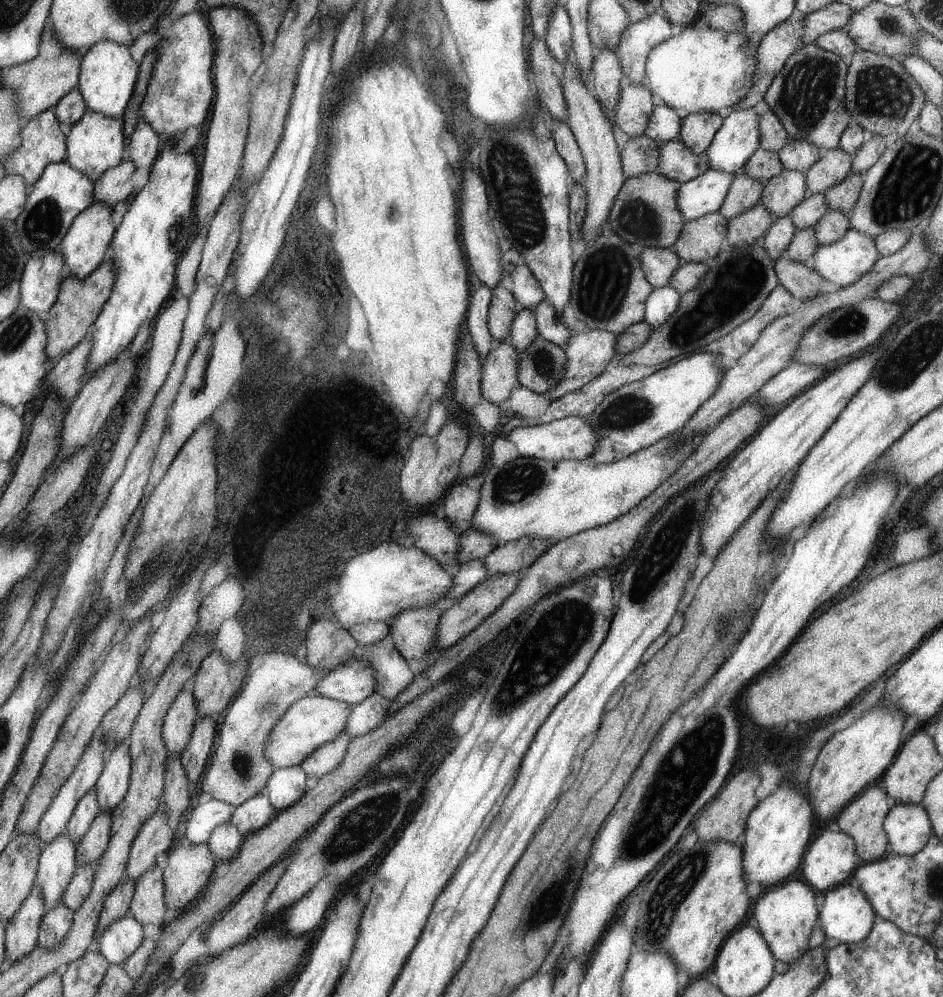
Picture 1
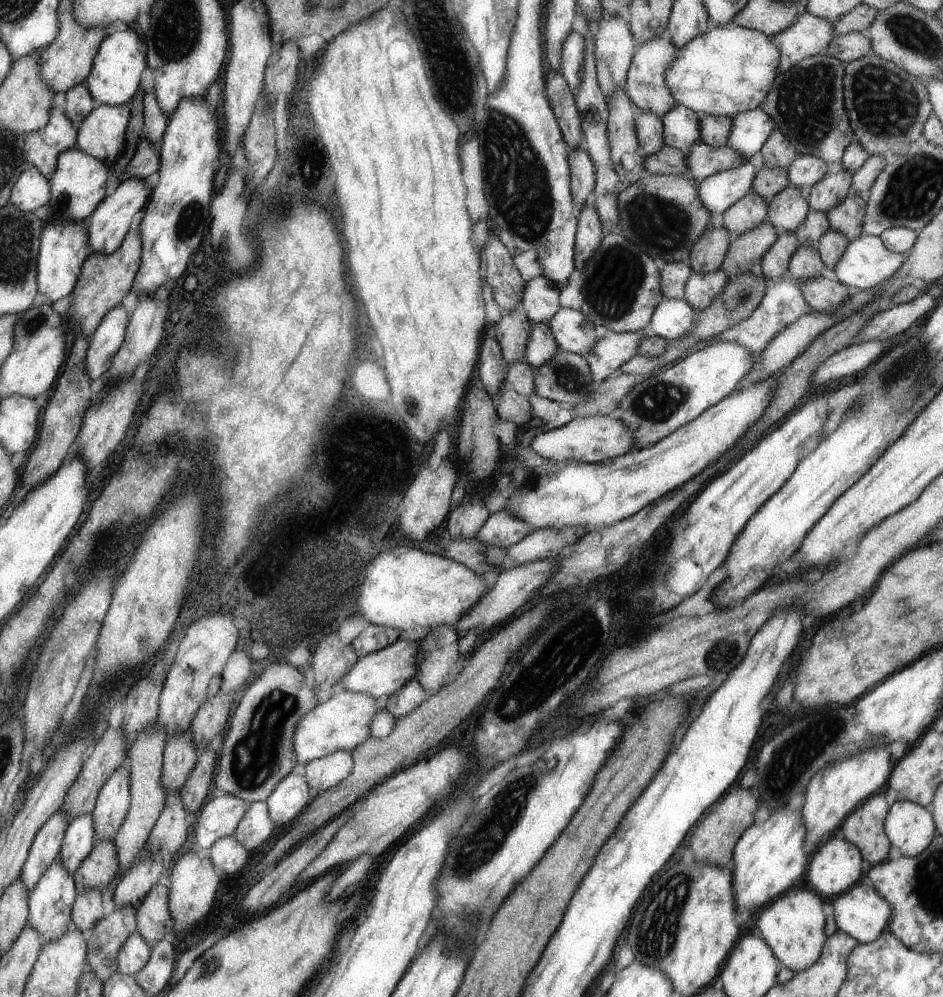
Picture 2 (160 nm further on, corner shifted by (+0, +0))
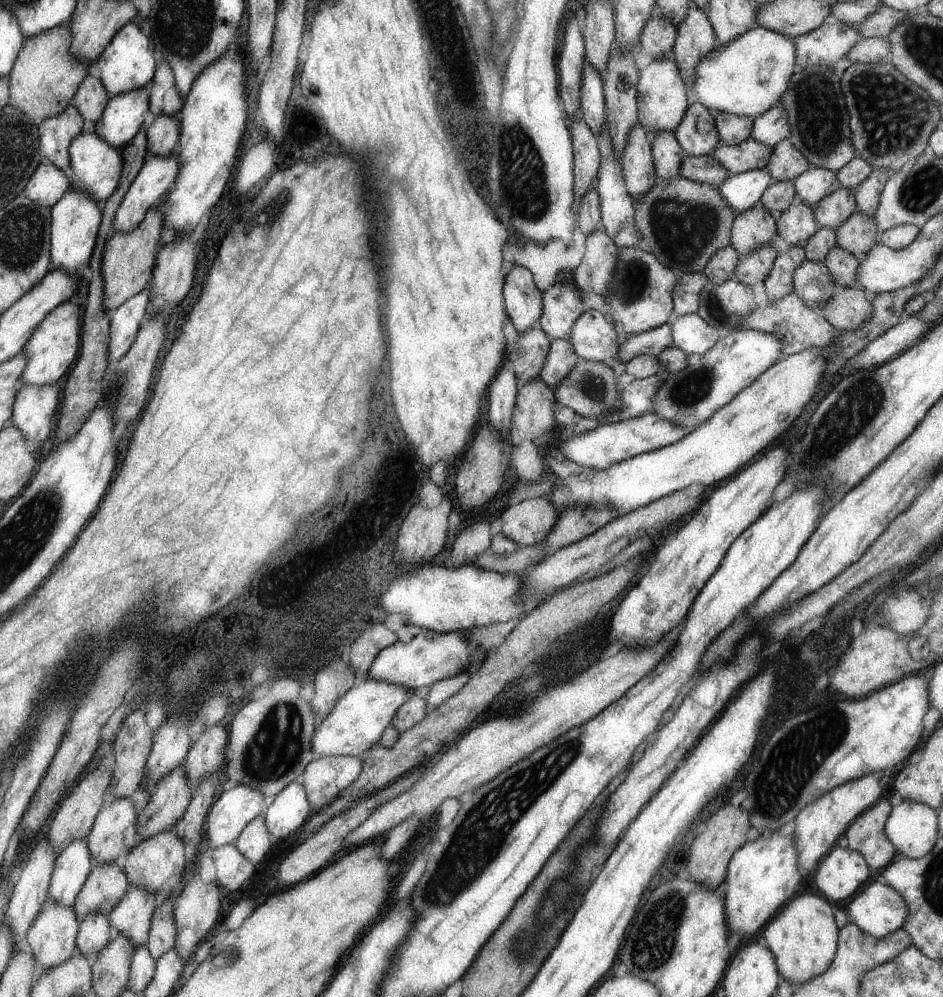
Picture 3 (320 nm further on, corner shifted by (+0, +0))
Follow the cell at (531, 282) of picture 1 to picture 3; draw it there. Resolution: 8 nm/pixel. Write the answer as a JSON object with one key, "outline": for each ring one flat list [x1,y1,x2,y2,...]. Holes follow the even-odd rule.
{"outline":[[571,282,552,284,543,291,543,316,538,326,550,340,568,340,576,320,585,312,579,289]]}

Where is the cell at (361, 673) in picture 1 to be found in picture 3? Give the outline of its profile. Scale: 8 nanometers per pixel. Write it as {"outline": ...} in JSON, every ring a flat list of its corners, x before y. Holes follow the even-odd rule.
{"outline":[[421,630,408,644,397,641,389,648,384,648,368,668,368,679,402,686,409,693,423,692,430,684,452,678,464,670,473,672,485,658,485,654,471,644,466,631,438,633]]}

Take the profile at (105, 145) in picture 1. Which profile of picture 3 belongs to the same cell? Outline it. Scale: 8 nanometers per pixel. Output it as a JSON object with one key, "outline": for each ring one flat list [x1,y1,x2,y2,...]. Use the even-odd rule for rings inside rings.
{"outline":[[150,87,112,97,102,119,93,129,108,144,123,149,132,143,142,128,144,118,150,111,150,99]]}

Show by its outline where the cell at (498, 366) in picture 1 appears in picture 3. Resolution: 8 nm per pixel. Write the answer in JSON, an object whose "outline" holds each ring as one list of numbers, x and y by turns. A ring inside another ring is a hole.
{"outline":[[540,378,518,388,518,398,510,418,510,439,514,446,522,440,543,445,556,428,556,398,554,389]]}

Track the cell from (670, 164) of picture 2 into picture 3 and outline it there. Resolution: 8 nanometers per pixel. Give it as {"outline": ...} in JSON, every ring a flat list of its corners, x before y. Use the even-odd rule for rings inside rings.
{"outline":[[711,155,707,156,684,156,680,177,694,180,701,184,711,185,719,189,720,184,730,176,730,172]]}

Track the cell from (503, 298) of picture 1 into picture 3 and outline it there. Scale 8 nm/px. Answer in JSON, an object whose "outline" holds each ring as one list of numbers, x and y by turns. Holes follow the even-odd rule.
{"outline":[[539,326,518,336,513,346,508,344,507,358,515,372,517,383,524,385,530,380,539,379,544,360,547,360,548,352,551,351,551,340]]}

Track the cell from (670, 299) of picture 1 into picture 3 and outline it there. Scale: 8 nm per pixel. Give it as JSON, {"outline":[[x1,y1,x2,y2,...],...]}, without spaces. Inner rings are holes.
{"outline":[[697,314,673,316,668,322,672,328,672,342,686,355,704,354,718,342,718,332]]}

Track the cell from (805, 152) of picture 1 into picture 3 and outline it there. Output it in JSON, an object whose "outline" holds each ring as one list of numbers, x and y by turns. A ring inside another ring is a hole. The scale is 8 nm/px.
{"outline":[[809,165,808,170,800,174,793,184,797,201,814,209,824,196,832,194,832,190,838,188,839,180,838,174,831,172,830,169]]}

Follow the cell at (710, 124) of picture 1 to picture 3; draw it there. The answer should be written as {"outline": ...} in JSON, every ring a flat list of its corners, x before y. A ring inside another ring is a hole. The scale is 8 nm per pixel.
{"outline":[[714,114,714,128,718,132,721,145,733,146,742,144,750,139,752,122,754,118,748,116,736,116,734,114]]}

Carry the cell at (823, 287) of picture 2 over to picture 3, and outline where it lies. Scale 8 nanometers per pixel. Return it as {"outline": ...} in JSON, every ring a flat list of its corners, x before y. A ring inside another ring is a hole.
{"outline":[[835,285,832,296,819,310,834,328,850,332,854,328,862,328,862,324,870,318,872,303,866,300,862,289]]}

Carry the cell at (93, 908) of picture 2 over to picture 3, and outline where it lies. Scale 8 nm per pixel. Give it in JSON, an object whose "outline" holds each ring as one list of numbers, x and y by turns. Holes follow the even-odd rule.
{"outline":[[92,912,79,922,77,950,96,956,100,948,107,948,111,944,112,934,110,915]]}

